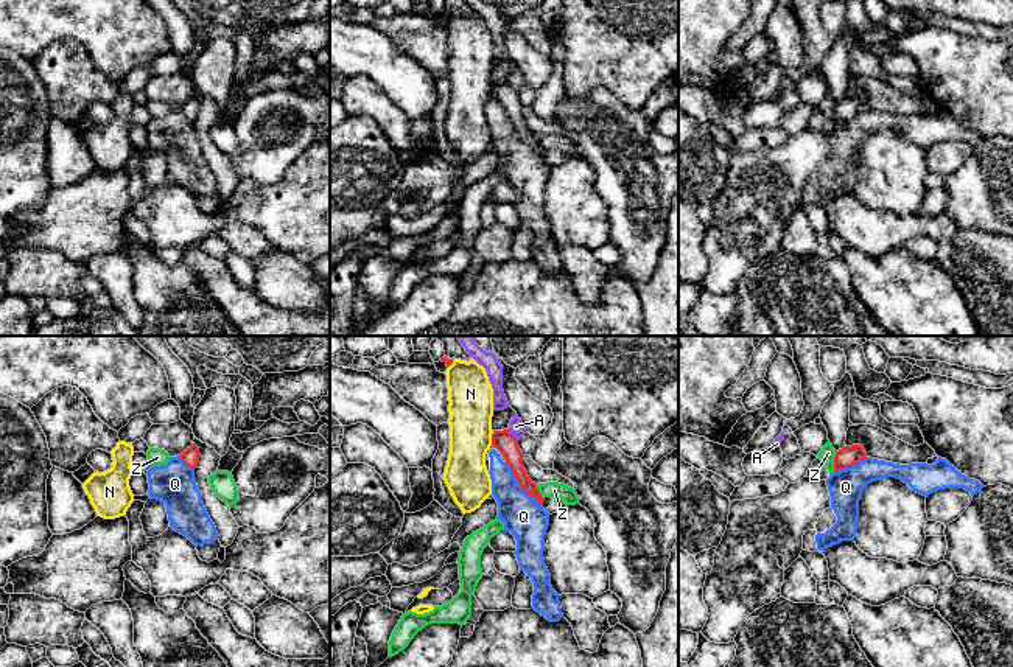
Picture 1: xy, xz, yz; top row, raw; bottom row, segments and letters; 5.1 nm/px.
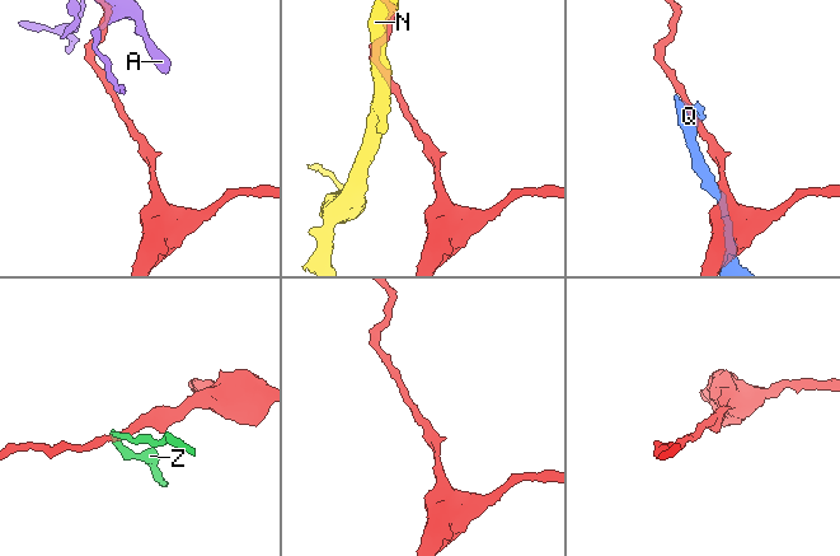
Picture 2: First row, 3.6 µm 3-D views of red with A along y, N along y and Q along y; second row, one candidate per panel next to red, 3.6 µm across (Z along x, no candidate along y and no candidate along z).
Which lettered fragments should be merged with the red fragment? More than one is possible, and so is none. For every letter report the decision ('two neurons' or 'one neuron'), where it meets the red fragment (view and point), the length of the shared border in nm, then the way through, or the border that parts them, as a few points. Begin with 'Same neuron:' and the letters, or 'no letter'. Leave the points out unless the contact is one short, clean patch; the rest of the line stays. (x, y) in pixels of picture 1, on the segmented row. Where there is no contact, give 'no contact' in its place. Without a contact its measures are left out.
Same neuron: no letter
A: two neurons; meets red in xz at (512, 436); contact 80 nm long
N: two neurons; meets red in xz at (492, 439); contact 80 nm long; border along xz (494, 431), (490, 445)
Q: two neurons; meets red in xz at (520, 485); contact 300 nm long; border along xz (504, 462), (518, 485), (542, 507)
Z: two neurons; meets red in yz at (834, 462); contact 110 nm long; border along yz (836, 451), (833, 471)

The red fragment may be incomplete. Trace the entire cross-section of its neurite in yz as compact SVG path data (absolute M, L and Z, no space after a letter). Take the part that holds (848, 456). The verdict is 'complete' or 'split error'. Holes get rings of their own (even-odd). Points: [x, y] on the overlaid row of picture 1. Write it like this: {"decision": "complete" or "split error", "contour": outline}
{"decision": "complete", "contour": "M861 445L843 446L842 449L836 451L834 473L840 470L847 470L865 459L867 459L867 452Z"}

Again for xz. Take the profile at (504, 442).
{"decision": "complete", "contour": "M509 429L493 431L492 446L503 454L506 463L514 471L515 479L520 484L521 490L526 494L532 496L543 507L543 498L537 488L537 484L529 479L523 466L524 456L518 446L518 440L509 432Z"}

